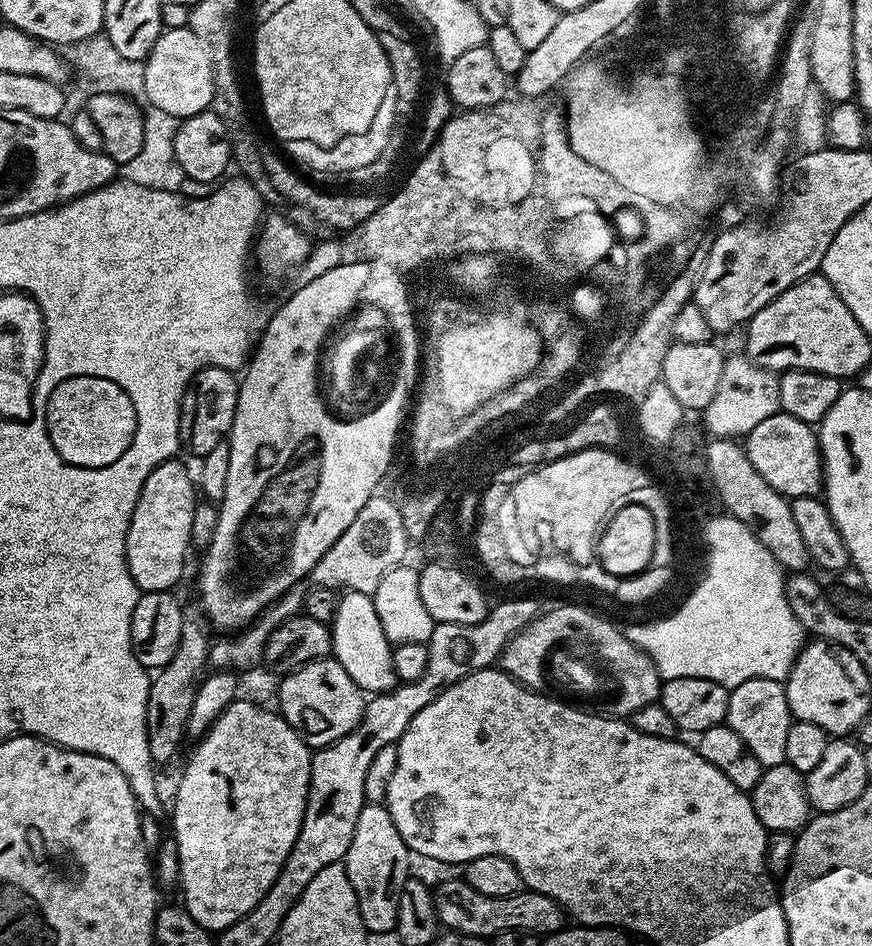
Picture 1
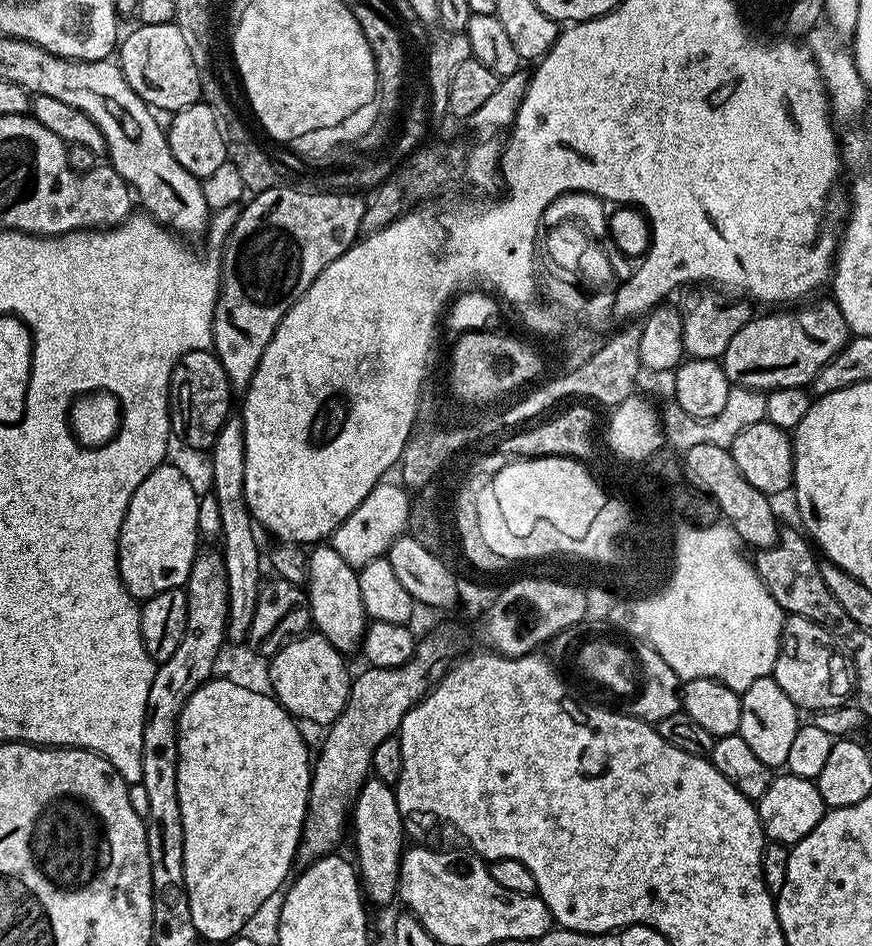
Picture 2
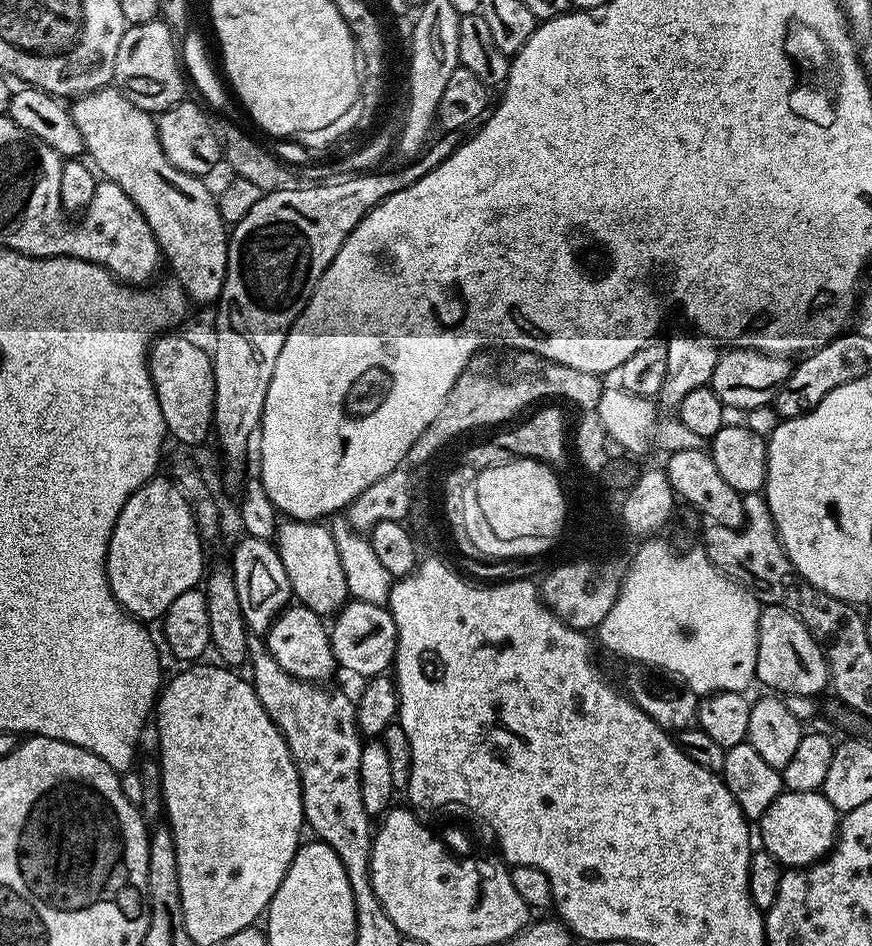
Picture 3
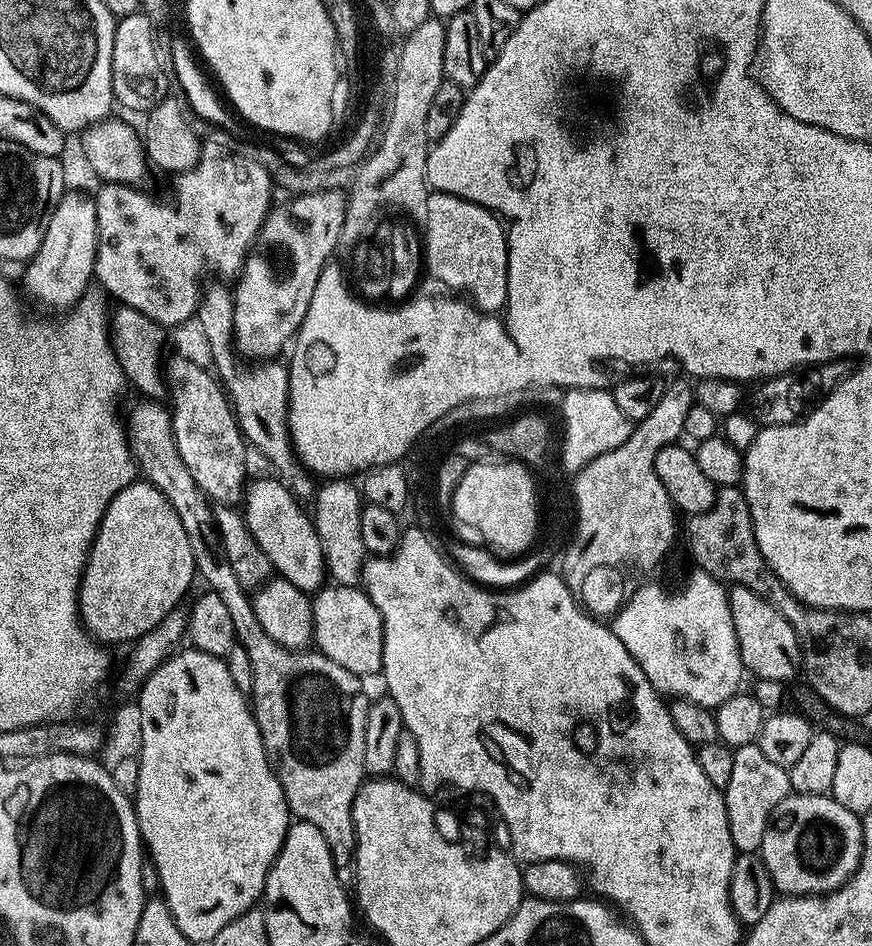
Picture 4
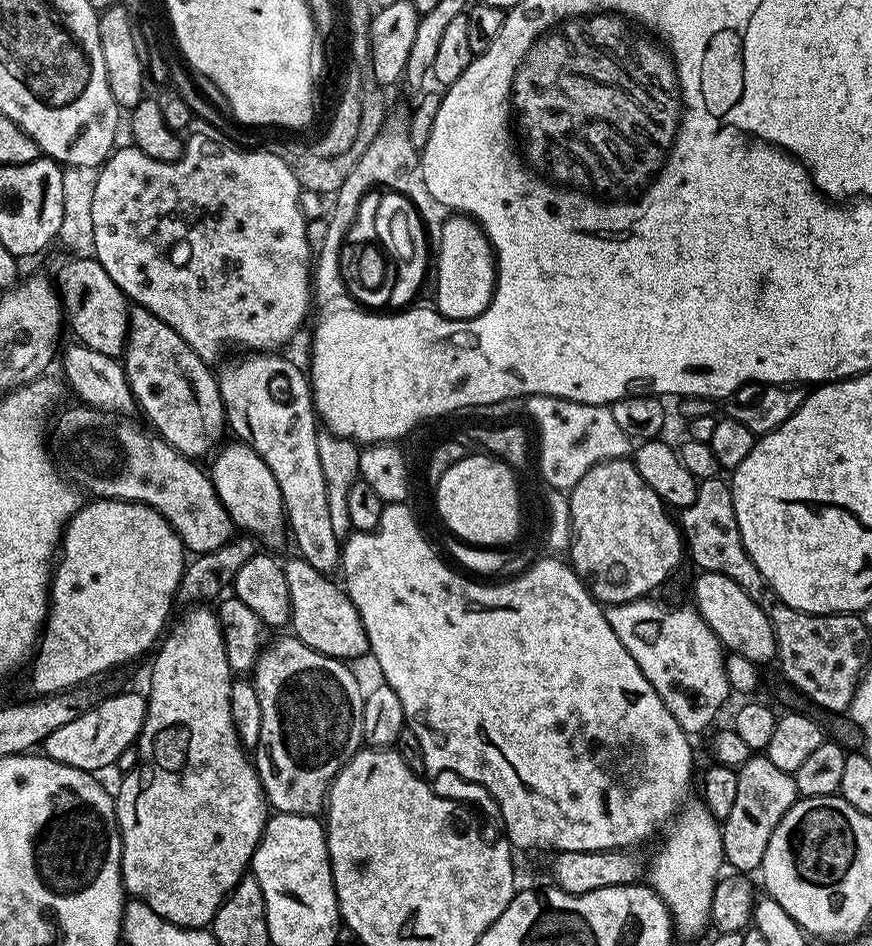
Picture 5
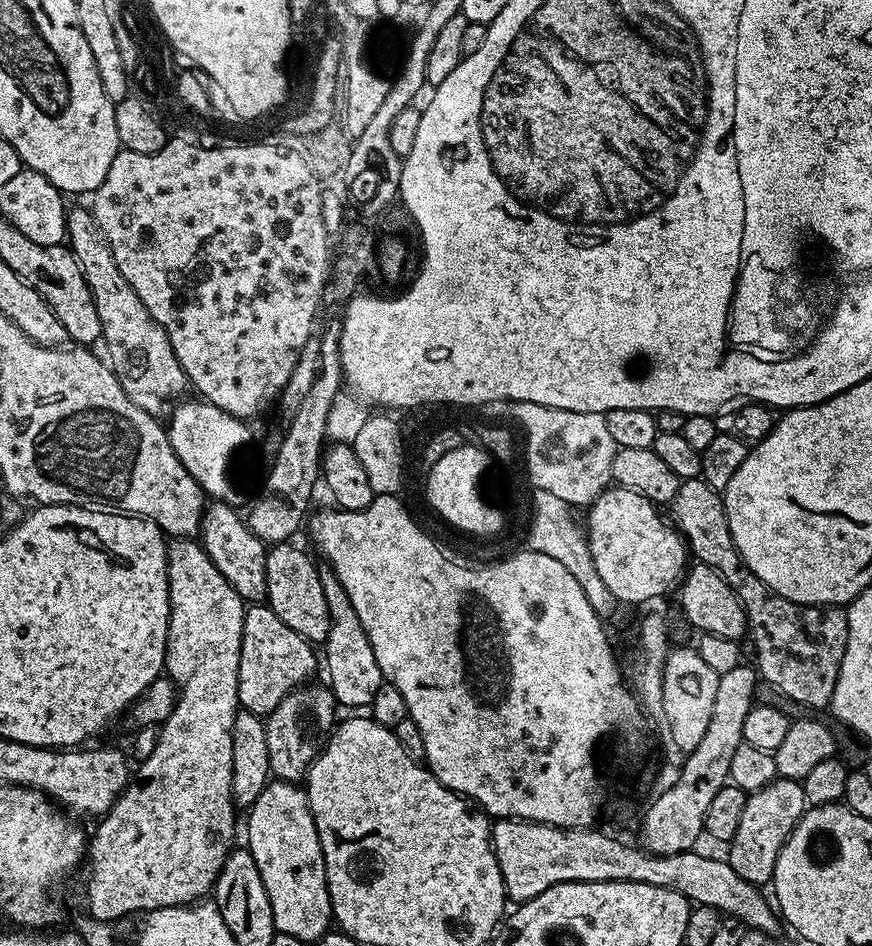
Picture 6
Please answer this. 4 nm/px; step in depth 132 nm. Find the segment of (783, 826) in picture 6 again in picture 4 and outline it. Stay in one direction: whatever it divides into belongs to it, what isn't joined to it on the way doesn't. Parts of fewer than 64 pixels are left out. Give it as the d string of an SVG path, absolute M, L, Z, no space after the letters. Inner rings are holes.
M759 743L747 744L734 751L734 767L730 773L730 782L723 788L726 818L730 822L730 838L737 853L759 853L762 838L772 811L790 794L788 769L770 762L762 754Z

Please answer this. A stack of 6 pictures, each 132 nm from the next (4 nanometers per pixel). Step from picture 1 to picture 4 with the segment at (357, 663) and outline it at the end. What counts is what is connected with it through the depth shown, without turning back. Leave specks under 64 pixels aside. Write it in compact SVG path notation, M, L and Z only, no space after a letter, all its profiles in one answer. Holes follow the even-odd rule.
M253 479L249 483L242 505L244 520L258 546L262 546L266 558L270 558L273 569L283 579L294 582L298 590L315 593L326 580L322 542L312 524L311 515L305 509L304 512L300 509L301 501L279 479L271 479Z

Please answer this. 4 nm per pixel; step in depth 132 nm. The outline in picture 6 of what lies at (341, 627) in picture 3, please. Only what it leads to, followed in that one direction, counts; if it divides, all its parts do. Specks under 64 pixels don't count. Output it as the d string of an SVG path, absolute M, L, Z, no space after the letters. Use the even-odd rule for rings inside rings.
M285 542L274 544L268 548L266 558L266 586L268 595L266 603L269 608L282 618L290 630L309 642L322 642L328 637L332 623L326 606L326 594L322 594L320 581L320 568L300 548L295 548L295 543Z

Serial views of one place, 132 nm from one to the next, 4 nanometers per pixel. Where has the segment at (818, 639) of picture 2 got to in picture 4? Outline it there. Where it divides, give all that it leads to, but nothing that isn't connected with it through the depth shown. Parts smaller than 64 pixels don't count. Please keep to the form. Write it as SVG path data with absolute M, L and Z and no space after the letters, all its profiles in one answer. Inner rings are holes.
M733 587L729 591L728 601L730 614L734 618L734 634L738 638L738 650L745 669L757 680L770 678L785 682L795 681L802 672L802 653L794 626L790 626L788 619L777 608L770 606L770 602L745 588Z

